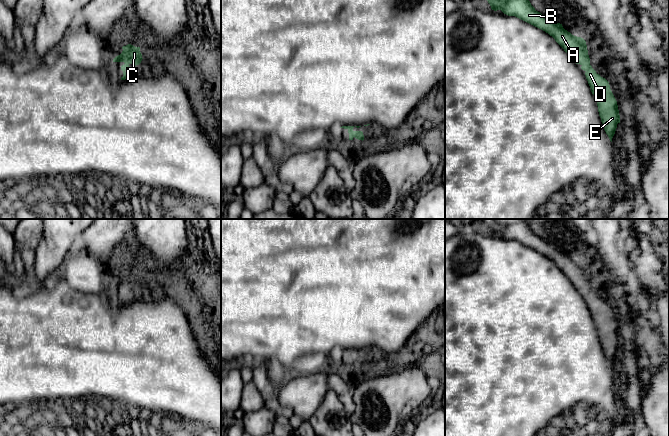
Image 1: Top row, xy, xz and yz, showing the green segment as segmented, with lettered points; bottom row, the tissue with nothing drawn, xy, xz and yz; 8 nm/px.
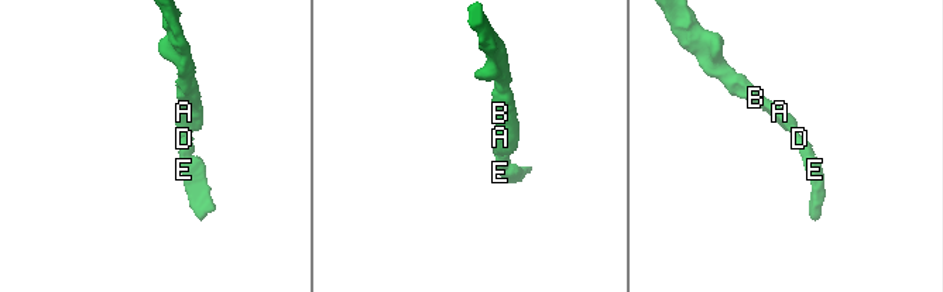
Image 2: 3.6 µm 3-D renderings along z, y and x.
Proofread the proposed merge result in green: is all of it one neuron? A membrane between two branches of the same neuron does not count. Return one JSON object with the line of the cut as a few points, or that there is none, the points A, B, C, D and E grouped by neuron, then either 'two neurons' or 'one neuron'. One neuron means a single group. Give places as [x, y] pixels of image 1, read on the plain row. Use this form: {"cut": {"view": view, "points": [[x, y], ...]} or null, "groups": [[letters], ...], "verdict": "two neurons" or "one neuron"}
{"cut": null, "groups": [["A", "B", "C", "D", "E"]], "verdict": "one neuron"}

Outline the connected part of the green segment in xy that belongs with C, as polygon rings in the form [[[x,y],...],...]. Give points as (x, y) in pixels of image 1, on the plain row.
[[[131,268],[122,271],[123,275],[120,279],[113,283],[113,286],[124,286],[125,288],[121,290],[123,295],[123,300],[121,304],[129,303],[138,297],[135,292],[142,285],[142,278],[140,276],[140,271],[135,271]]]

